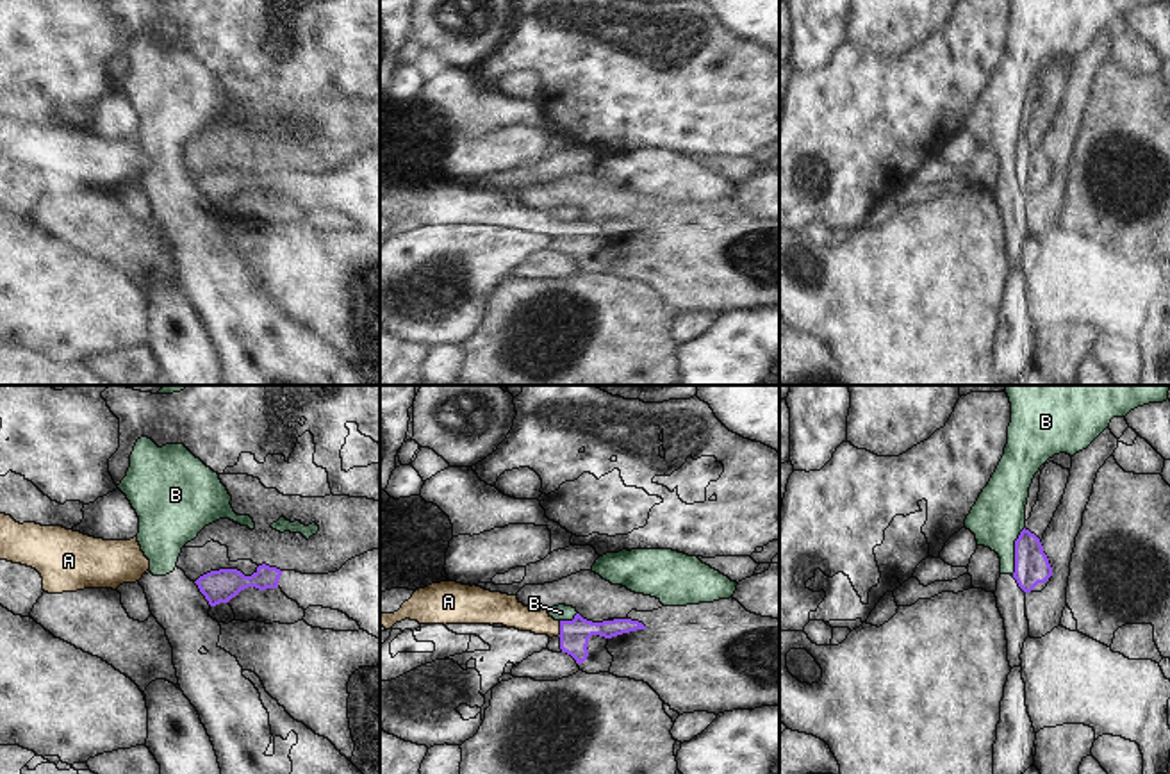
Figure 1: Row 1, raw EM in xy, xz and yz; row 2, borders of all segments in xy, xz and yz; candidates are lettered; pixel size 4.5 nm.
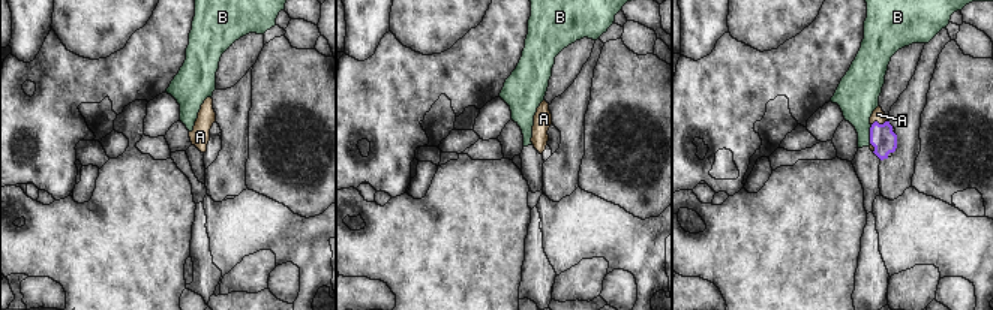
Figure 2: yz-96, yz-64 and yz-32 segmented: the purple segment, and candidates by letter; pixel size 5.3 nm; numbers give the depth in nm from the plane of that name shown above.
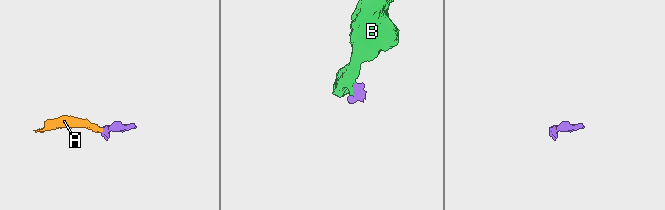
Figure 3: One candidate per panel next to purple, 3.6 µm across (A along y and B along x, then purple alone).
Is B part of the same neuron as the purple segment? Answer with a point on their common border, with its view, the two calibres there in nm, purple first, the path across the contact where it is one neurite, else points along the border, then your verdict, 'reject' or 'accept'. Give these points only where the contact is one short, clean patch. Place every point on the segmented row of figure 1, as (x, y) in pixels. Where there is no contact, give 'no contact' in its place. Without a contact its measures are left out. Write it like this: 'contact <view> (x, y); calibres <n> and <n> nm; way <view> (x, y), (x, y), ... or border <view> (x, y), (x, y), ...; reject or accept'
contact yz (1015, 551); calibres 160 and 240 nm; border yz (1024, 526), (1015, 541), (1015, 571), (1012, 575); reject

